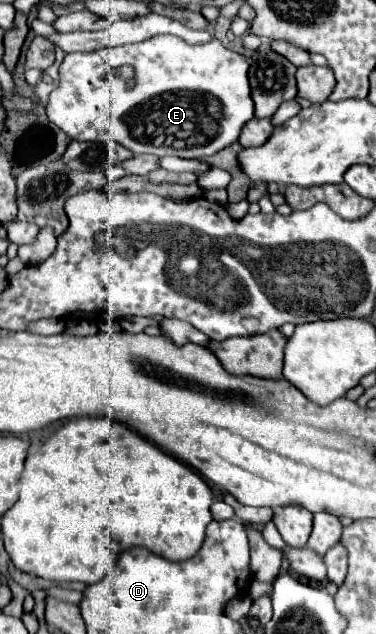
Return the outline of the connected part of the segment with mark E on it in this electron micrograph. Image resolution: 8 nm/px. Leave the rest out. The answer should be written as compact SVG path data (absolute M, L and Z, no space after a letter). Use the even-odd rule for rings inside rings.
M160 34L140 44L66 54L64 62L60 64L60 82L50 92L46 114L72 140L122 144L132 154L154 154L158 158L212 156L222 148L234 144L240 136L242 126L254 116L248 84L248 58L222 46L222 42L216 38L212 38L208 44L190 46L170 34ZM126 64L134 68L132 88L128 88L124 84L124 78L116 74L116 70Z

